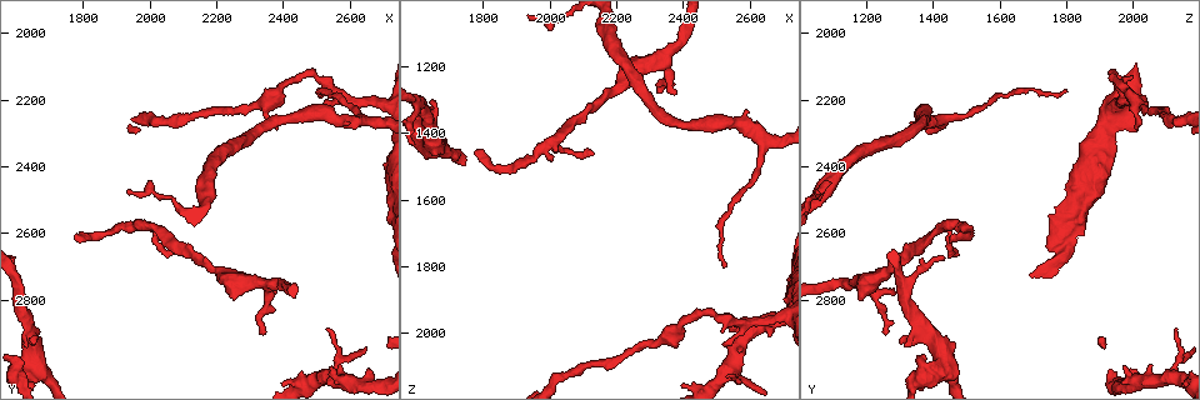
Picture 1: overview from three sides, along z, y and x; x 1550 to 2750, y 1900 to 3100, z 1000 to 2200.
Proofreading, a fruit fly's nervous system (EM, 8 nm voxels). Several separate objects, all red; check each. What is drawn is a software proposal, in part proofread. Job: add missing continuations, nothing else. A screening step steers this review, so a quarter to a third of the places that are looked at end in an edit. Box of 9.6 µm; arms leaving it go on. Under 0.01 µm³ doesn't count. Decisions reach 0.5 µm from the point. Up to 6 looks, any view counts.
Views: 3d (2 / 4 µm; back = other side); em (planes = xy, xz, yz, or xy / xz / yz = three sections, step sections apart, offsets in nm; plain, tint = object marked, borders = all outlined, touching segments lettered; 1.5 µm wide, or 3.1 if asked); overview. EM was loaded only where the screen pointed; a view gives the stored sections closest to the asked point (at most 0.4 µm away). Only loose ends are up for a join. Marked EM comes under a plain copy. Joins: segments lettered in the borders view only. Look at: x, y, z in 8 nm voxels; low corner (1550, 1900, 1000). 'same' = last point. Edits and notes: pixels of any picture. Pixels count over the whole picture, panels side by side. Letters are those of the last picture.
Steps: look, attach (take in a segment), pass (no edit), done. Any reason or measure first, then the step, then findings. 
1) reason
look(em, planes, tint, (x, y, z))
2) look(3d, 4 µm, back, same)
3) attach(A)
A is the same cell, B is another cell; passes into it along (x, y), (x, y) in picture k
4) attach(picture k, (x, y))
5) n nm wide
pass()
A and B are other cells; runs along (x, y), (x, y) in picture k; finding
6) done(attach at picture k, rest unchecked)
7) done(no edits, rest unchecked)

tapers out
look(3d, 2 µm, (2130, 2650, 1460))

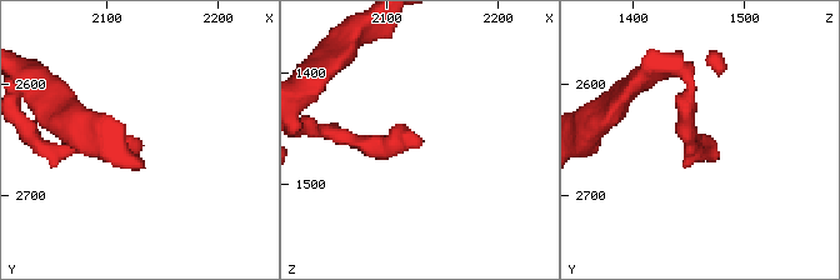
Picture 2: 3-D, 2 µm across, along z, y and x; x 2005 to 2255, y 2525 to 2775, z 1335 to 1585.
now the EM
look(em, yz, step 4, borders, (2130, 2652, 1466))

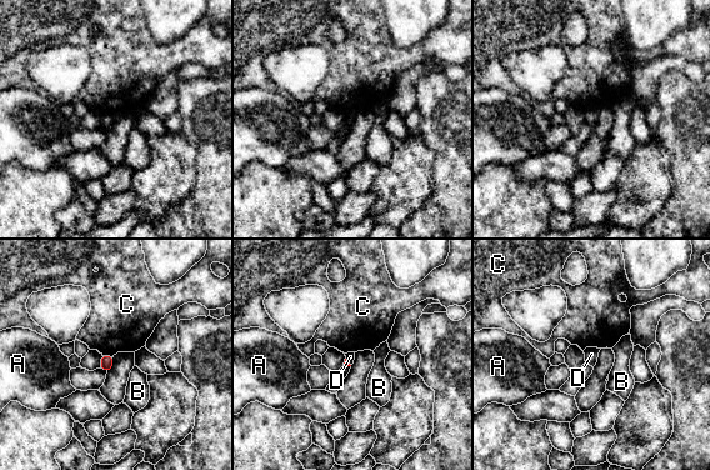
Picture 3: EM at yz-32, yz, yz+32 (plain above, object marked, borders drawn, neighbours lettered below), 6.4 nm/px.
cut it another way
look(em, planes, borders, same)

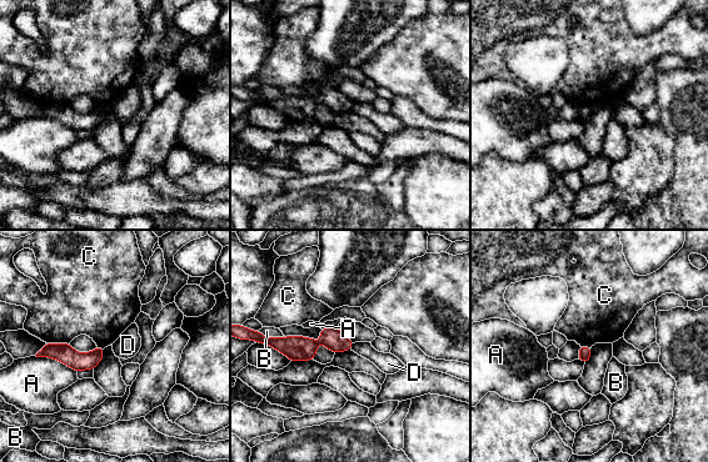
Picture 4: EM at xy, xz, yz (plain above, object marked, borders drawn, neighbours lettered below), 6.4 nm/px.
pass()
A, B, C and D are other cells; border along (354, 344), (350, 348) in picture 4; none of them fits

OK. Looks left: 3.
look(3d, 2 µm, (1790, 2620, 1450))

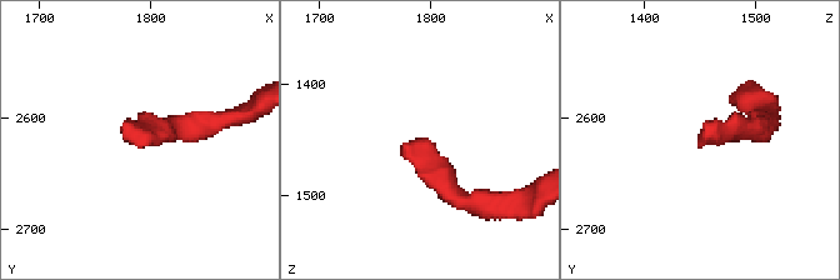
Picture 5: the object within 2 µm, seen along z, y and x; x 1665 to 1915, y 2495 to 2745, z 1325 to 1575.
shape alone is not enough
look(em, 3.1 µm, xy, step 8, borders, (1792, 2622, 1450))

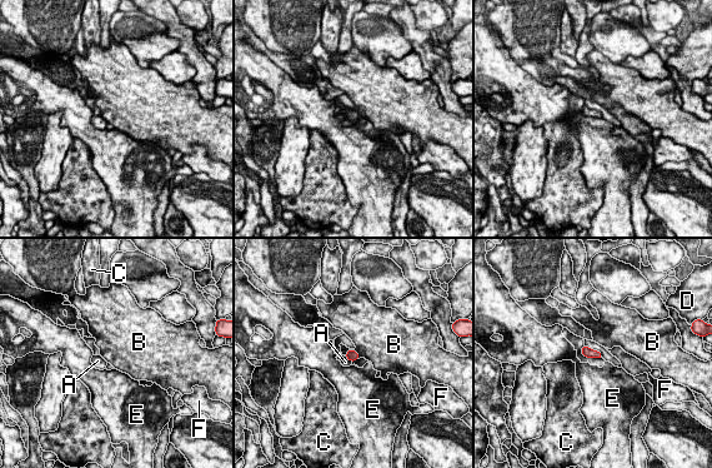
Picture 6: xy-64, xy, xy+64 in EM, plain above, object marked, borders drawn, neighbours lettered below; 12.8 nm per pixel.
attach(A)
A is the same cell, B, C, D, E and F are other cells; passes into it along (352, 356), (349, 359), (345, 362) in picture 6; it goes on there

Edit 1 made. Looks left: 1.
done(attach at picture 6, rest unchecked)

